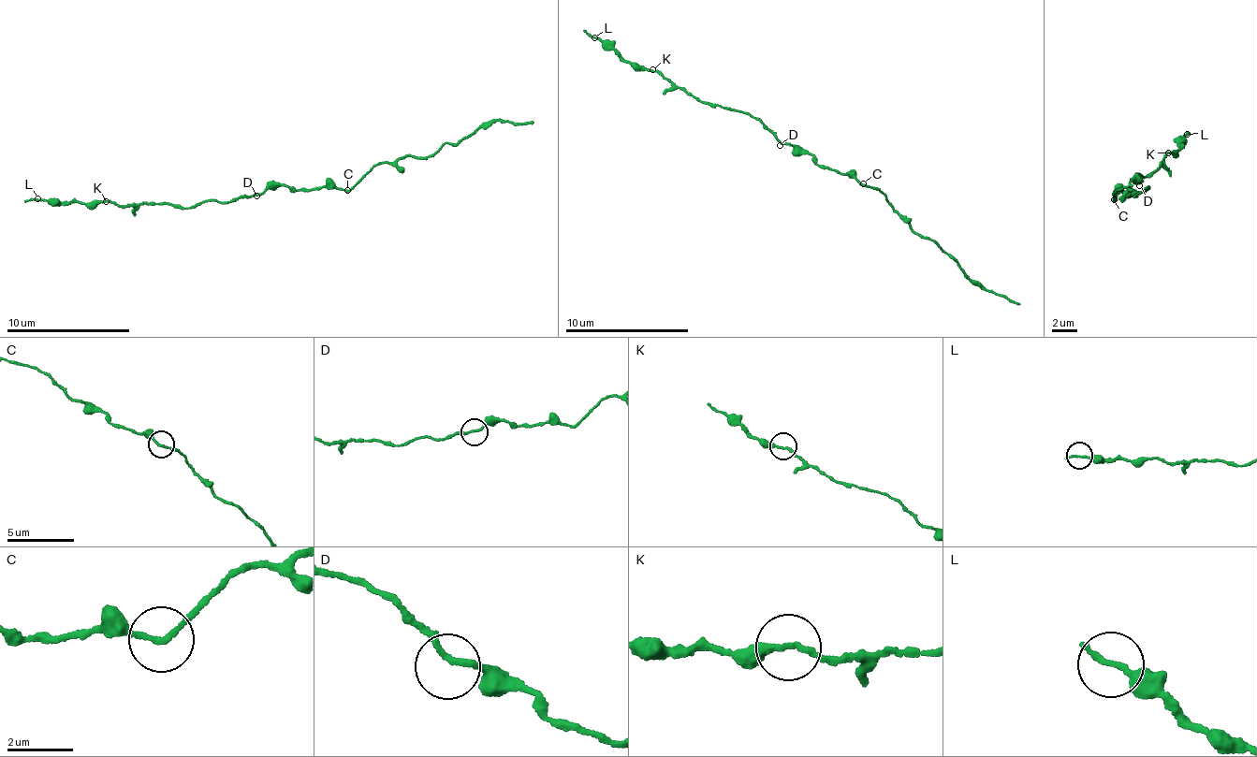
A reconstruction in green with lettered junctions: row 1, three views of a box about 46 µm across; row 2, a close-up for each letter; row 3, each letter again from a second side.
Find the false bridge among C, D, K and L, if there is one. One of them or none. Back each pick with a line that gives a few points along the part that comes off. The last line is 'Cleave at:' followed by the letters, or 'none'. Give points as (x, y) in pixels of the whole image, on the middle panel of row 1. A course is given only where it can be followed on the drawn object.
Cleave at: none

